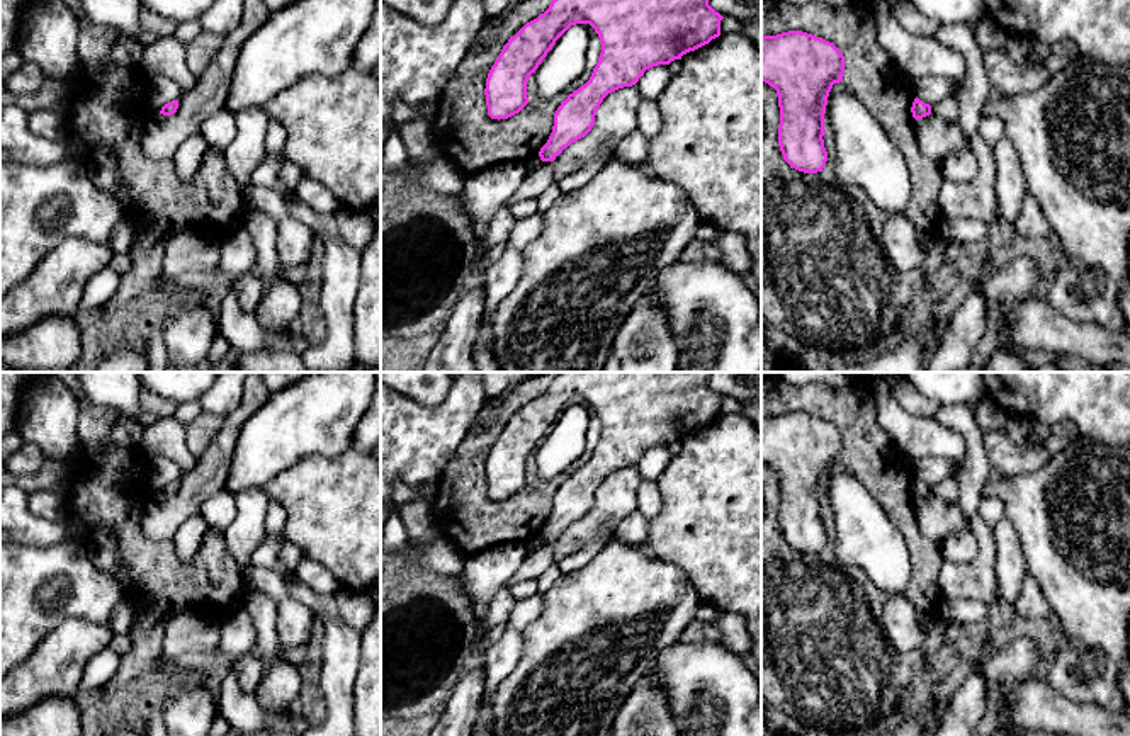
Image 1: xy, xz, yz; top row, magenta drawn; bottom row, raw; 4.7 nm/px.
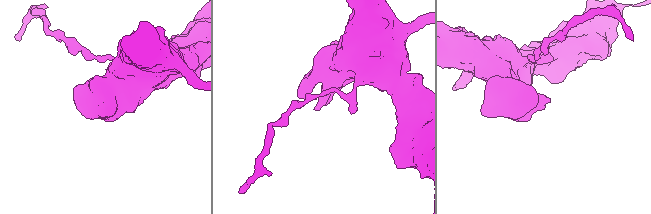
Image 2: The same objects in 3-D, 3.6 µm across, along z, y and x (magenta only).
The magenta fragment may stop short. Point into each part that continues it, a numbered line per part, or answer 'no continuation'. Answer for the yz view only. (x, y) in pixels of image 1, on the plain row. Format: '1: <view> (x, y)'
1: yz (947, 490)

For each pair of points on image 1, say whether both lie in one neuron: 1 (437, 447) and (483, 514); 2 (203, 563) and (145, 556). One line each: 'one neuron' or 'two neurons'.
1: two neurons
2: one neuron

